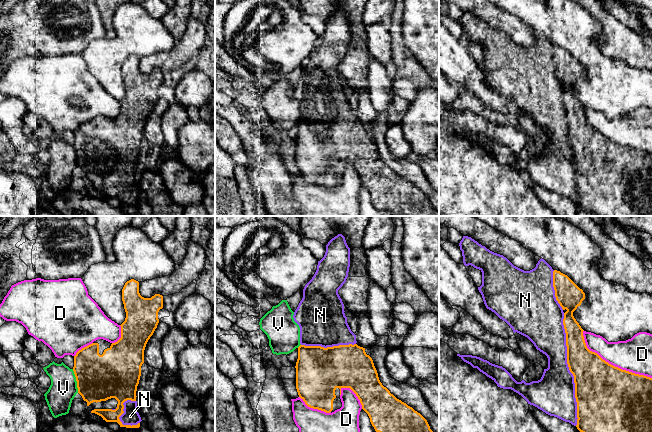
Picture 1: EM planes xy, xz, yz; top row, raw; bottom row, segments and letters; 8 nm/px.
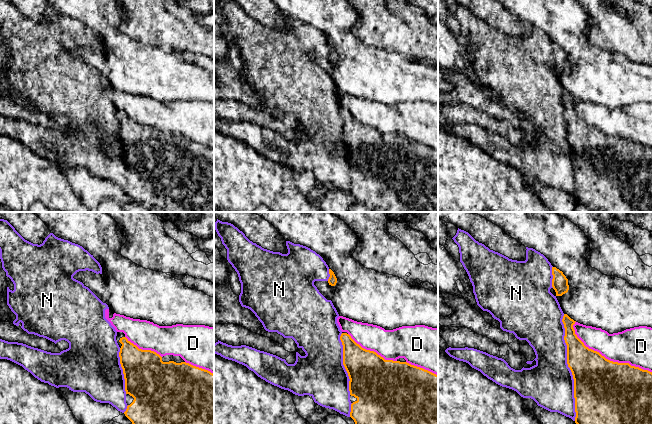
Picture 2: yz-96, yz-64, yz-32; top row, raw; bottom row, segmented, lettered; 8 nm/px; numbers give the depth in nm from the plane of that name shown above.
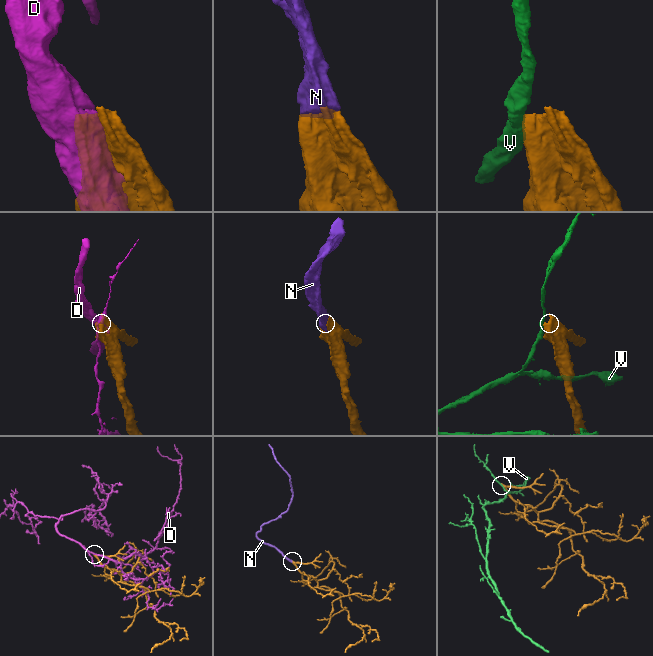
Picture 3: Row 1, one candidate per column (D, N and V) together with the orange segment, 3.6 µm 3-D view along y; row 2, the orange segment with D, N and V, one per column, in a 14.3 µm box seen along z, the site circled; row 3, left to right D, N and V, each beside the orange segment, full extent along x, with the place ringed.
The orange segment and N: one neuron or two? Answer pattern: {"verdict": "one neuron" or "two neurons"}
{"verdict": "one neuron"}

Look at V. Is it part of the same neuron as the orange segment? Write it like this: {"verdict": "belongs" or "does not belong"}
{"verdict": "does not belong"}

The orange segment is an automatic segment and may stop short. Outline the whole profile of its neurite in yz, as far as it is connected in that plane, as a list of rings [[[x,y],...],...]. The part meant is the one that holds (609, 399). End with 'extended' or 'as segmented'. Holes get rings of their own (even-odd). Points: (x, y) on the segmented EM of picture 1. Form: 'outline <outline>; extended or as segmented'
outline [[[463,236],[459,246],[464,265],[471,265],[482,272],[482,285],[478,287],[478,290],[486,308],[505,321],[514,333],[527,337],[537,350],[545,354],[548,358],[548,368],[544,369],[538,381],[517,382],[502,366],[492,364],[477,356],[460,354],[457,356],[491,378],[498,387],[513,390],[528,404],[550,416],[571,423],[580,432],[652,432],[652,378],[615,367],[587,348],[583,336],[584,330],[573,316],[573,312],[585,299],[582,289],[567,275],[553,270],[542,258],[534,269],[524,271],[514,266],[503,255],[490,251],[471,237]]]; extended

